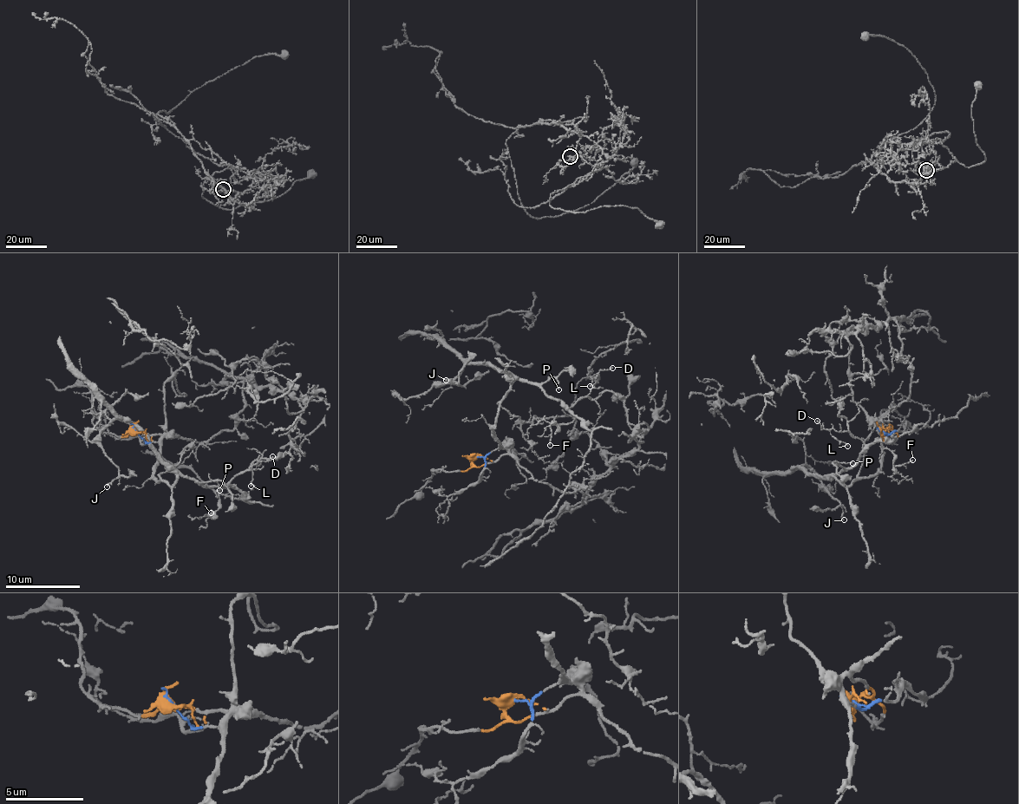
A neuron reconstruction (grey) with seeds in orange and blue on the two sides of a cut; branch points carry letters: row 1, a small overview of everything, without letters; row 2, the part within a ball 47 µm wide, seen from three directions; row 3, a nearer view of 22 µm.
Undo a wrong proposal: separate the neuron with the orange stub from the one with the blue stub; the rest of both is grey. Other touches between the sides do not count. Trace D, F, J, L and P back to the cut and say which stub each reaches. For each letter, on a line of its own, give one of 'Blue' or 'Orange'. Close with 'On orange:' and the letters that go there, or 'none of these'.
D: Blue
F: Blue
J: Blue
L: Blue
P: Blue
On orange: none of these

